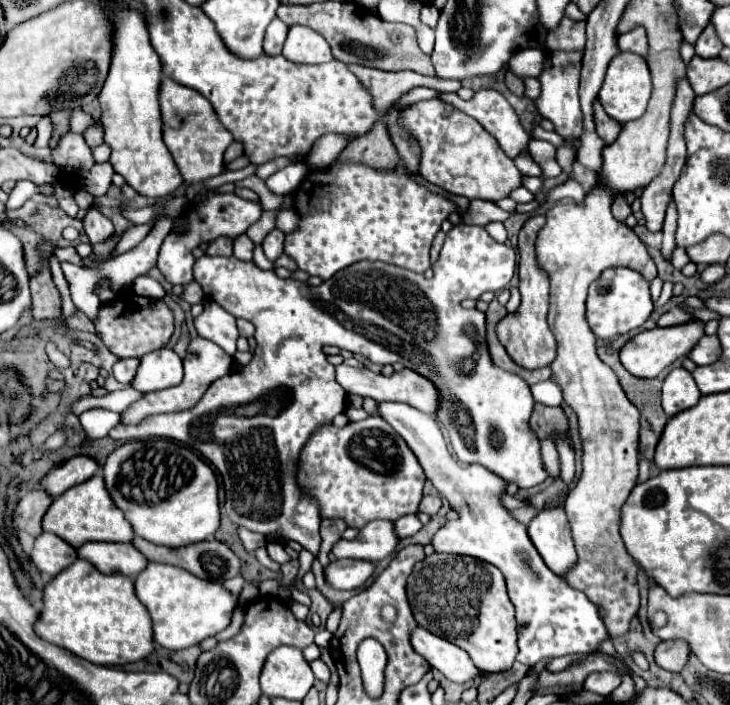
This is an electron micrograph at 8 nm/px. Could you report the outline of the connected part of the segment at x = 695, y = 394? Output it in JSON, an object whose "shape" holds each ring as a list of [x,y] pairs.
{"shape":[[[676,367],[668,373],[662,385],[662,409],[668,417],[674,417],[676,413],[690,409],[698,403],[700,391],[692,379],[692,373],[688,373],[684,367]]]}

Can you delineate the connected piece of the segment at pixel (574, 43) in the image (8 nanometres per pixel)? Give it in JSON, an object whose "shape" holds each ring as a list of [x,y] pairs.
{"shape":[[[564,17],[558,27],[548,33],[548,49],[554,51],[580,51],[586,43],[586,21],[572,21]]]}

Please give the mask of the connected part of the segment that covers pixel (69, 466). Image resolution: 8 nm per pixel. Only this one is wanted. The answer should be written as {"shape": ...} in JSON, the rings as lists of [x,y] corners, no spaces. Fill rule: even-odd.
{"shape":[[[76,455],[76,457],[68,459],[66,463],[58,465],[56,469],[52,469],[42,479],[40,485],[46,493],[50,493],[52,497],[58,497],[72,485],[84,483],[86,479],[90,479],[98,469],[100,469],[100,465],[96,463],[96,459],[86,457],[86,455]]]}

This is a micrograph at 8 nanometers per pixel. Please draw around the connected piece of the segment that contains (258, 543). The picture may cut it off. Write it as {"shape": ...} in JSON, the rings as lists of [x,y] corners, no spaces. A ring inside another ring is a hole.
{"shape":[[[239,528],[238,535],[245,549],[250,552],[265,545],[267,542],[265,536],[251,532],[245,528]]]}

